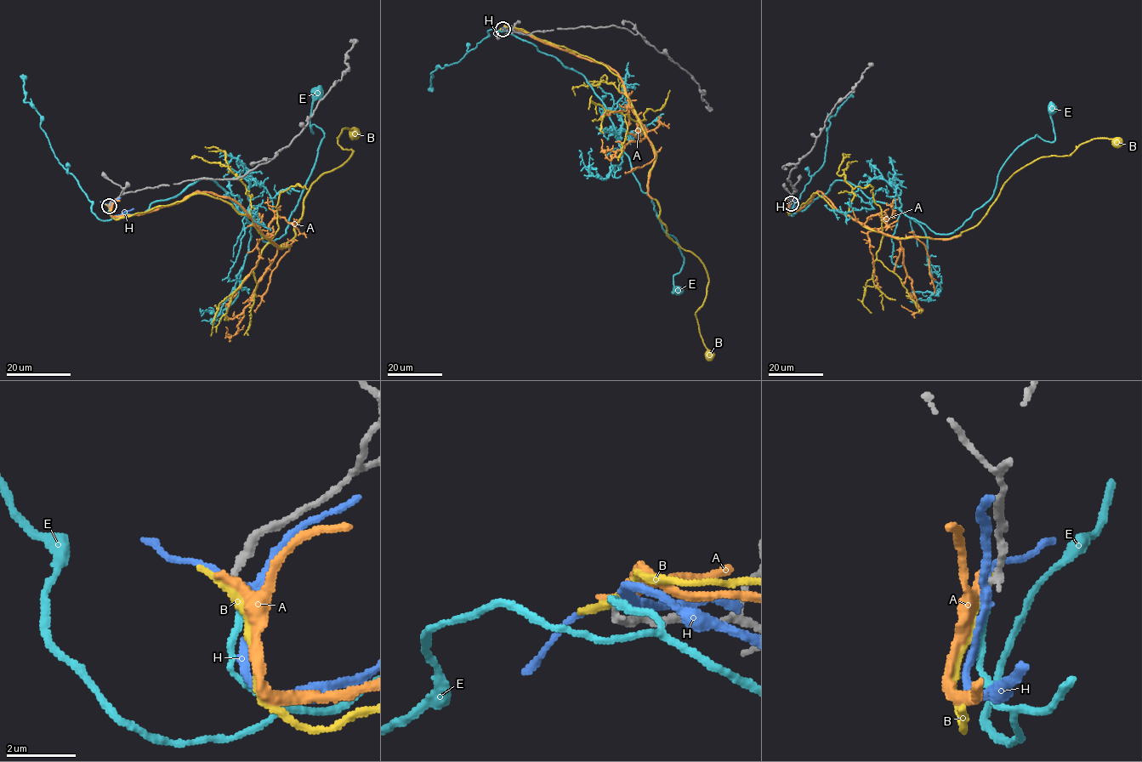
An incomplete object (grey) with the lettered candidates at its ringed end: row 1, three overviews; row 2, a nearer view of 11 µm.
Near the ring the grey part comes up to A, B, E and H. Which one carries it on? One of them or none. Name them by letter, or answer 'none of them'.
E

